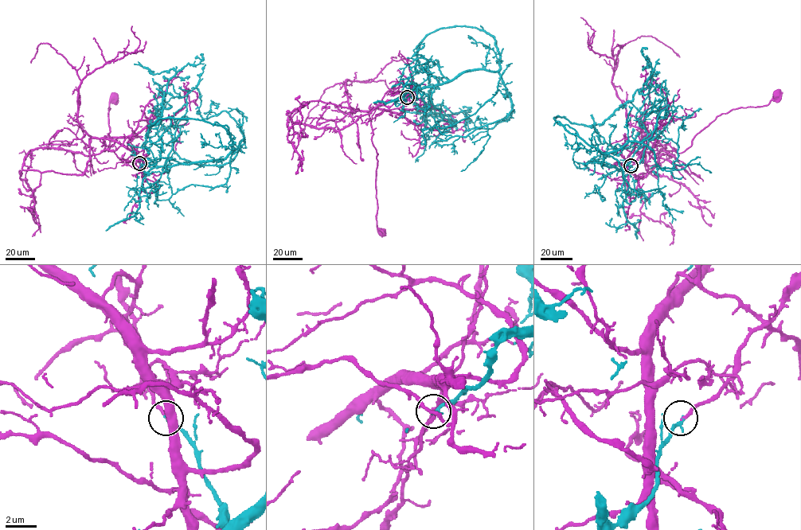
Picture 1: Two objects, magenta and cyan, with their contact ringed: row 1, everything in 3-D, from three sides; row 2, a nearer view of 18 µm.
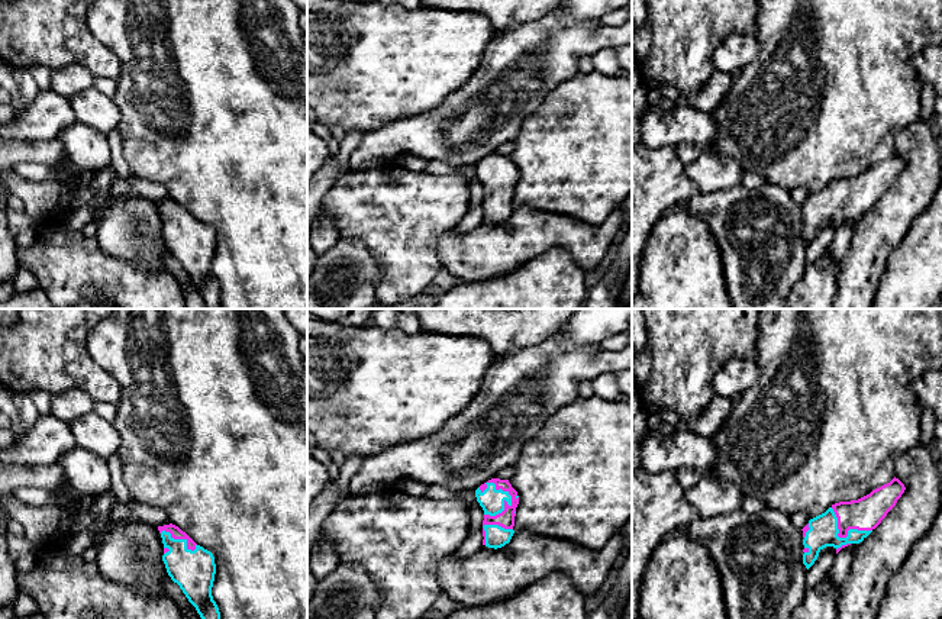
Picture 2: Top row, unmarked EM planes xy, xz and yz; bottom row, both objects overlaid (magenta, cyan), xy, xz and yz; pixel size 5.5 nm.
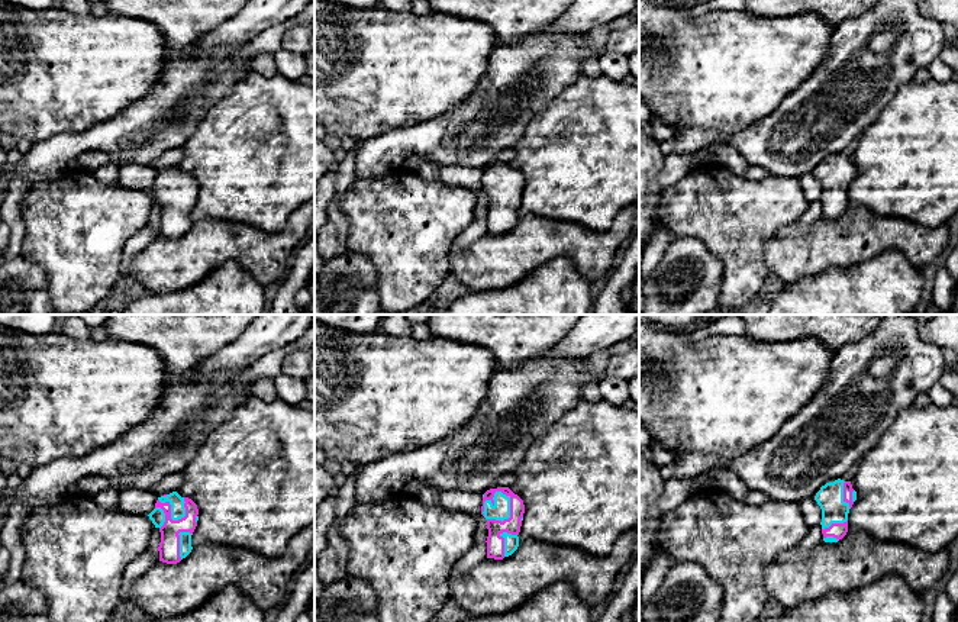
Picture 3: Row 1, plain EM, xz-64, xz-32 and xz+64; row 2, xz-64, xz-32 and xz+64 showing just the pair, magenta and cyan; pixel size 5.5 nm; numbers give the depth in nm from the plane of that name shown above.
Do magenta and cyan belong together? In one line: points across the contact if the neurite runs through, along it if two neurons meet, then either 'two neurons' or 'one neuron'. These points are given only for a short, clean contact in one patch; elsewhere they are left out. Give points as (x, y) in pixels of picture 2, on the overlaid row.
two neurons

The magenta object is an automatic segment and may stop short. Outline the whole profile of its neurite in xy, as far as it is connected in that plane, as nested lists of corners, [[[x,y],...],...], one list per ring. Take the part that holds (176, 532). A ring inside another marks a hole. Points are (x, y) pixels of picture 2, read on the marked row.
[[[170,523],[170,525],[164,525],[164,526],[158,526],[159,533],[162,531],[170,532],[171,538],[174,539],[186,539],[187,541],[187,549],[194,551],[196,549],[196,542],[186,533],[183,532],[178,526]]]

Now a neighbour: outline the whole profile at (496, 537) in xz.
[[[484,525],[483,528],[485,531],[485,547],[494,549],[509,544],[514,533],[513,529],[504,529],[499,525]]]

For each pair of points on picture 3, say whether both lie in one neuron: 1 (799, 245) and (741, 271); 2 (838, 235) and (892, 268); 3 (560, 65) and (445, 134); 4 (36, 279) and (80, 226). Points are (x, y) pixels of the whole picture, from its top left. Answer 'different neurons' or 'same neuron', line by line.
1: different neurons
2: different neurons
3: same neuron
4: different neurons

